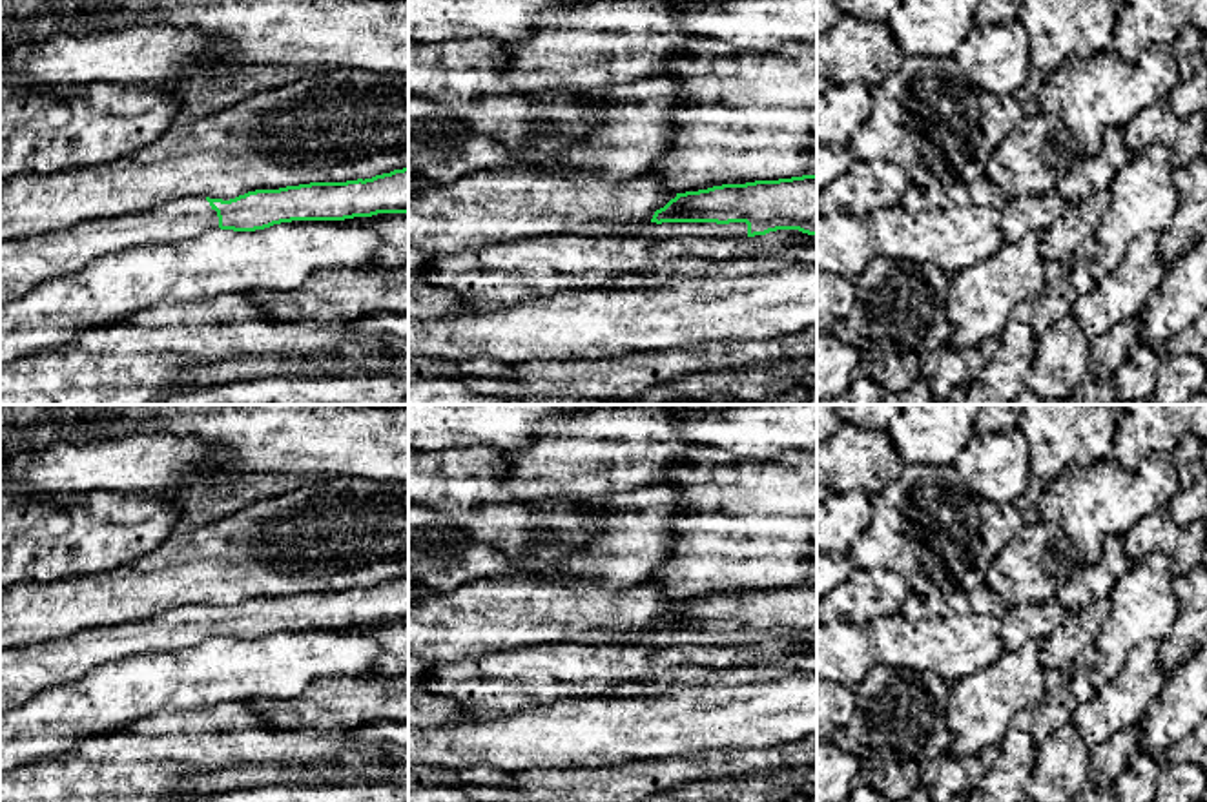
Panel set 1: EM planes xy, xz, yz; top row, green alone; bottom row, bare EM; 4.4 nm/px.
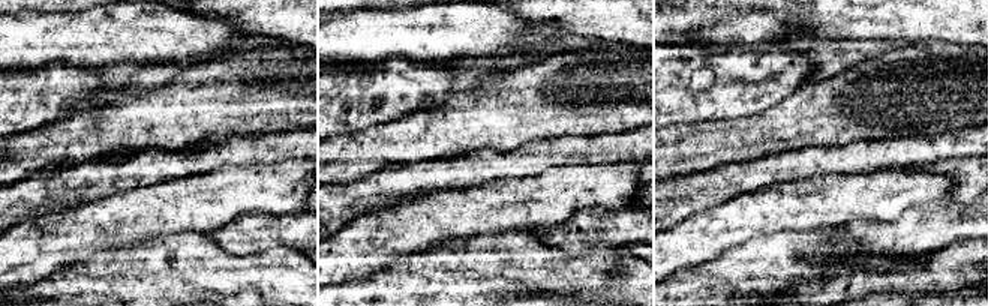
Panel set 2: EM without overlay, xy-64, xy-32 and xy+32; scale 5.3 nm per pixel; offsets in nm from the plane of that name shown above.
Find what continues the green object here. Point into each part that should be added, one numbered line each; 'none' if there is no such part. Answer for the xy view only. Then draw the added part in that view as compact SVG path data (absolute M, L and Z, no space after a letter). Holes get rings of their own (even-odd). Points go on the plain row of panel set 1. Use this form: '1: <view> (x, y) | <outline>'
1: xy (26, 671) | M186 605L139 622L78 631L67 638L0 651L0 715L44 689L82 678L91 669L133 658L195 647L219 636L206 605Z

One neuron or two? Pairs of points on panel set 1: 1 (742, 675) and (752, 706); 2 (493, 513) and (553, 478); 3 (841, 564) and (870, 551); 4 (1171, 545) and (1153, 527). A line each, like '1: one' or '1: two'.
1: two
2: two
3: two
4: one

